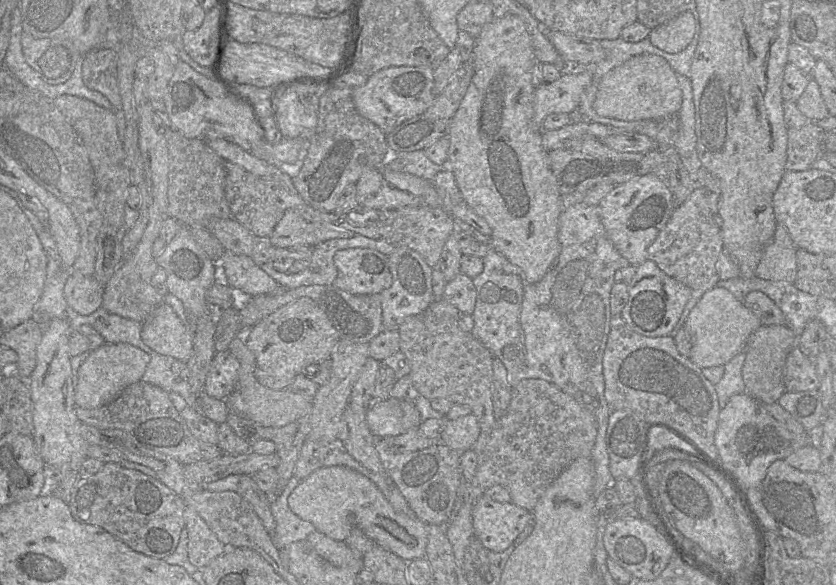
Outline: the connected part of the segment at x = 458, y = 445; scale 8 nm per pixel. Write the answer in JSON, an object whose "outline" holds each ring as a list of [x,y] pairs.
{"outline":[[[472,413],[456,420],[446,420],[440,440],[449,448],[463,453],[473,449],[481,432],[477,417]]]}

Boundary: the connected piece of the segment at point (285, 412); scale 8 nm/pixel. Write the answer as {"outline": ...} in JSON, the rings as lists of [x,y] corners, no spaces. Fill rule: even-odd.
{"outline":[[[236,336],[229,344],[228,350],[239,361],[237,390],[245,404],[245,418],[264,427],[280,428],[304,416],[310,415],[311,399],[288,390],[271,390],[262,386],[255,377],[255,358],[246,345],[243,336]]]}

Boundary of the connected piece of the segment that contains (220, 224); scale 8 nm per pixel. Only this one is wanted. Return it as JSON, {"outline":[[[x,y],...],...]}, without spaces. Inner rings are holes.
{"outline":[[[214,218],[206,227],[221,243],[225,250],[238,255],[250,256],[257,238],[233,218]]]}

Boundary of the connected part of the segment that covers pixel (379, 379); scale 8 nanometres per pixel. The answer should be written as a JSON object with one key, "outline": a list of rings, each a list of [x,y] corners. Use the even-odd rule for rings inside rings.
{"outline":[[[400,350],[380,361],[374,387],[374,400],[382,400],[390,397],[390,390],[393,385],[409,373],[409,361]]]}

